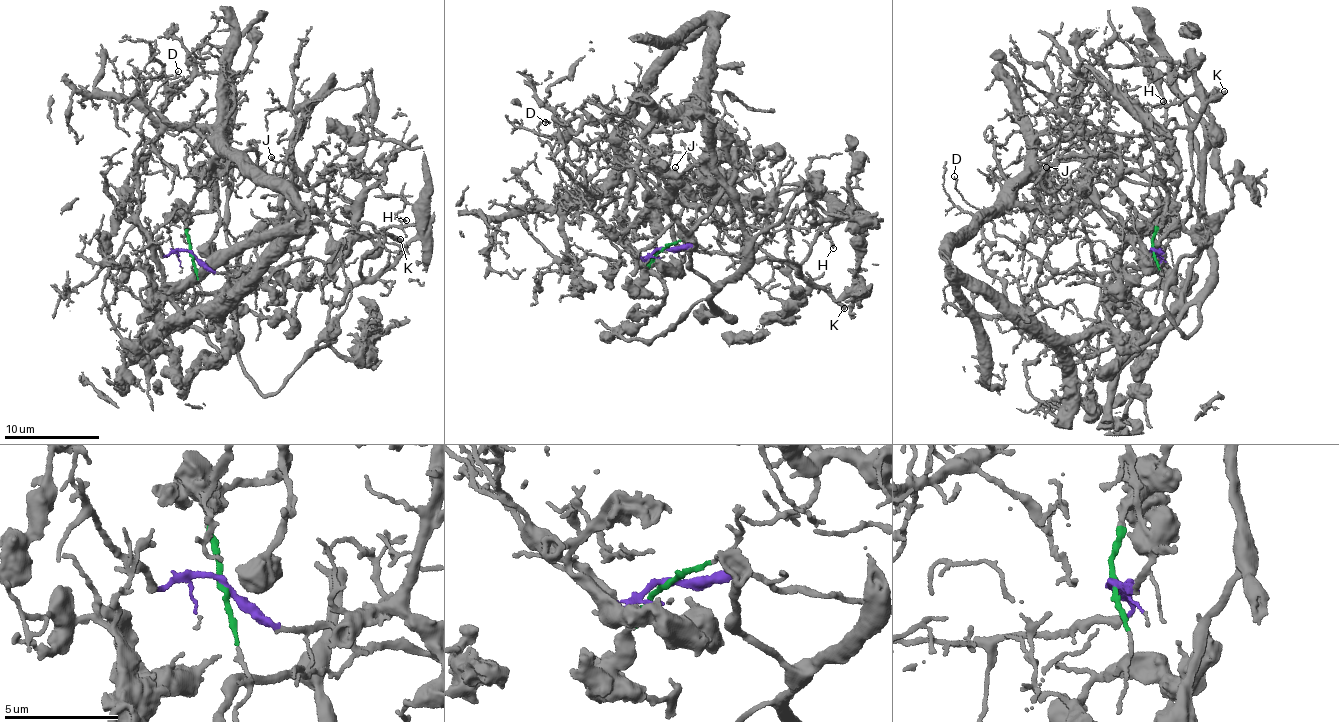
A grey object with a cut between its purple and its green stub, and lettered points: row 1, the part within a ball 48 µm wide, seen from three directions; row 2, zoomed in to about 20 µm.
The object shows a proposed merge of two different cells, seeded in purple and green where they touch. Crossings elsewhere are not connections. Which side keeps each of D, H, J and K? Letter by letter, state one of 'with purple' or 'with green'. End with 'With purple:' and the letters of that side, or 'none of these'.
D: with purple
H: with purple
J: with purple
K: with purple
With purple: D, H, J, K

